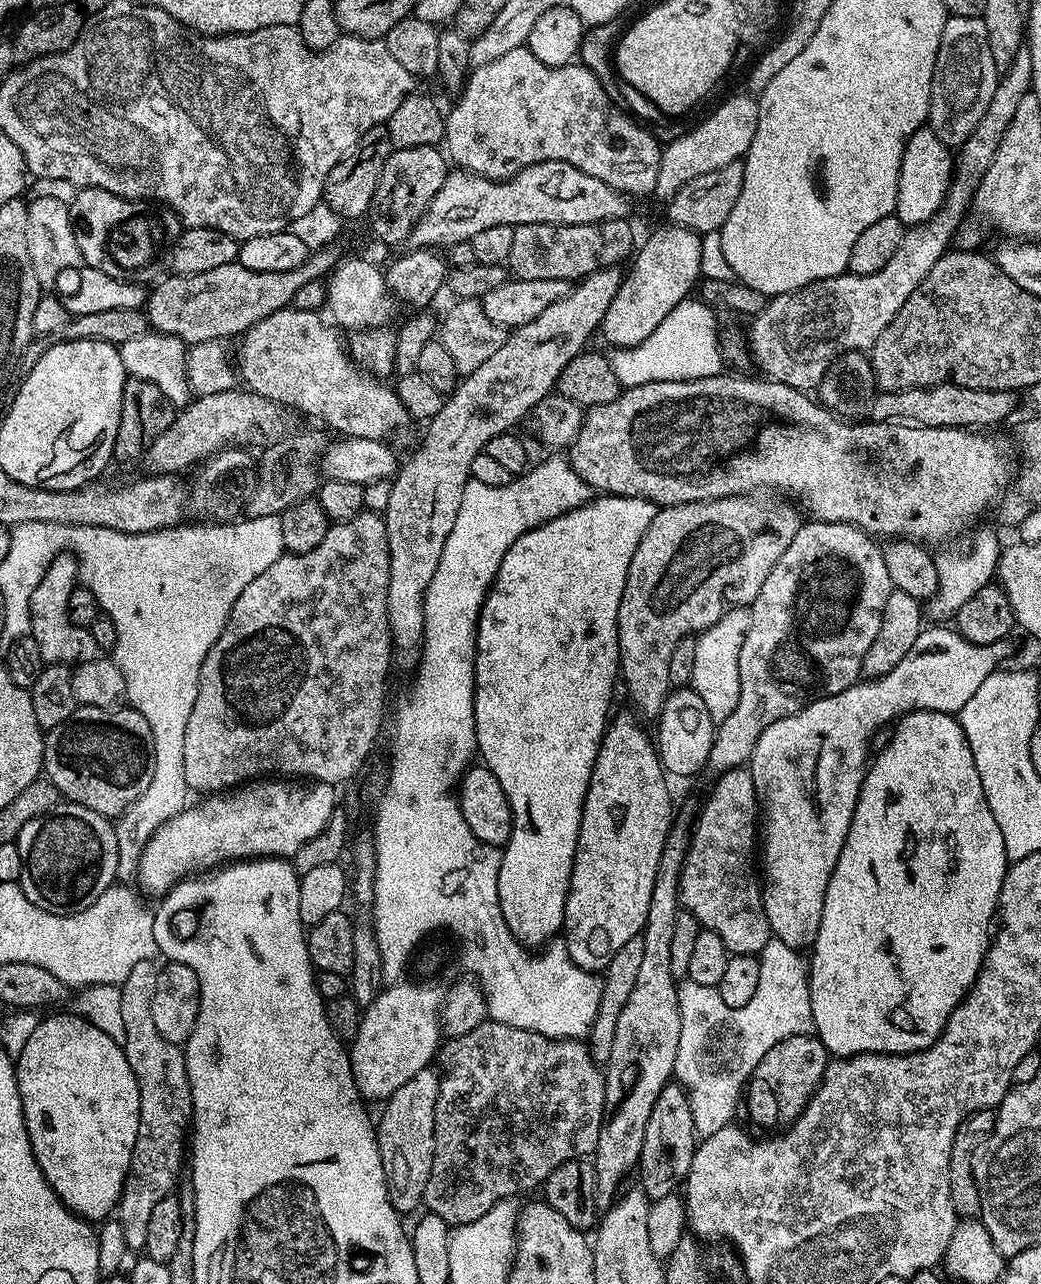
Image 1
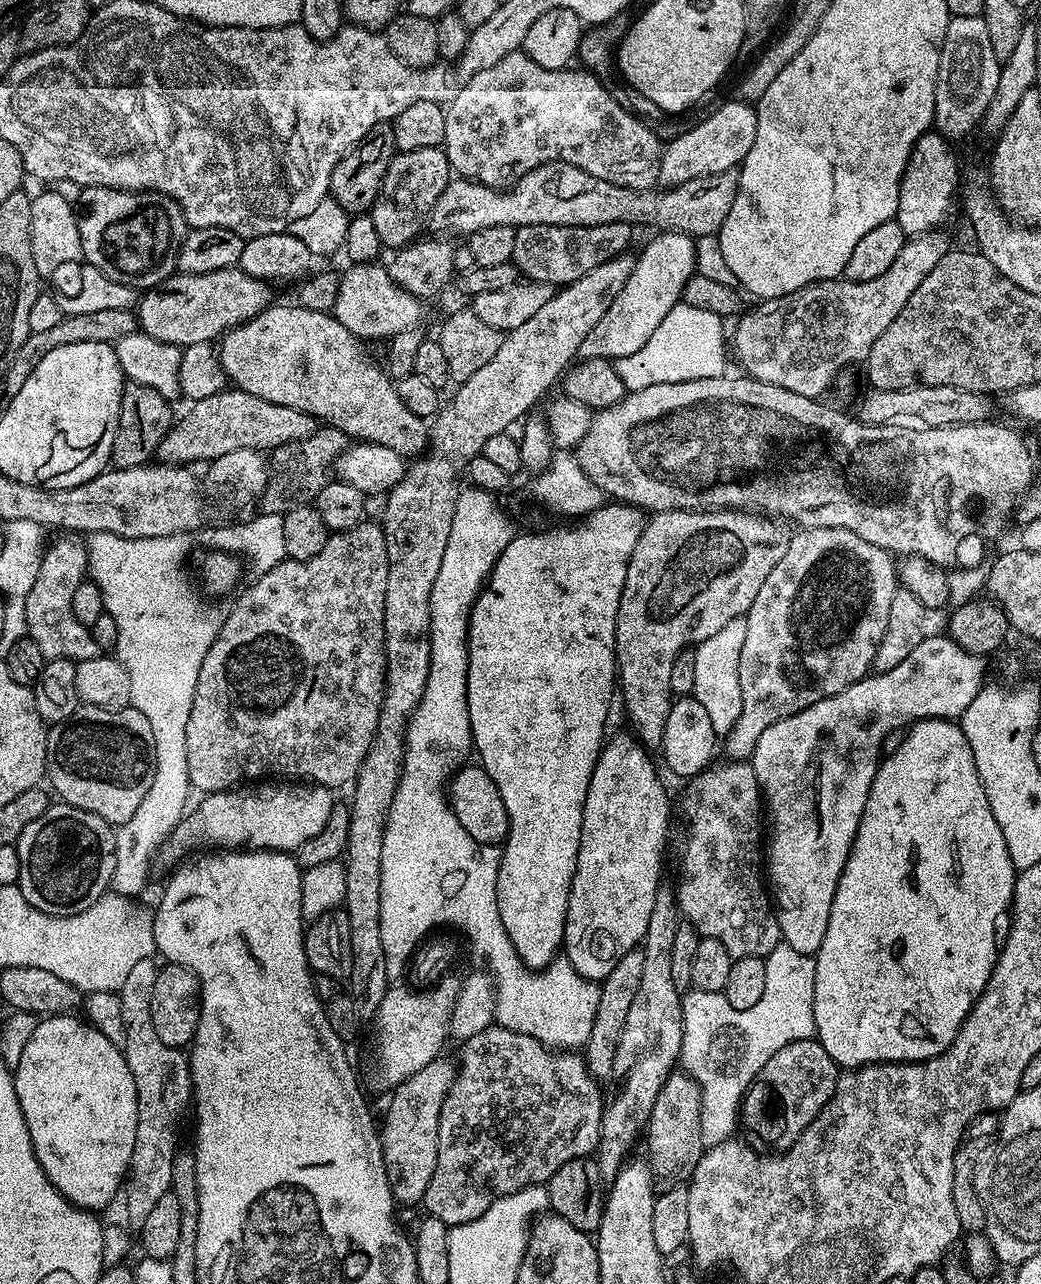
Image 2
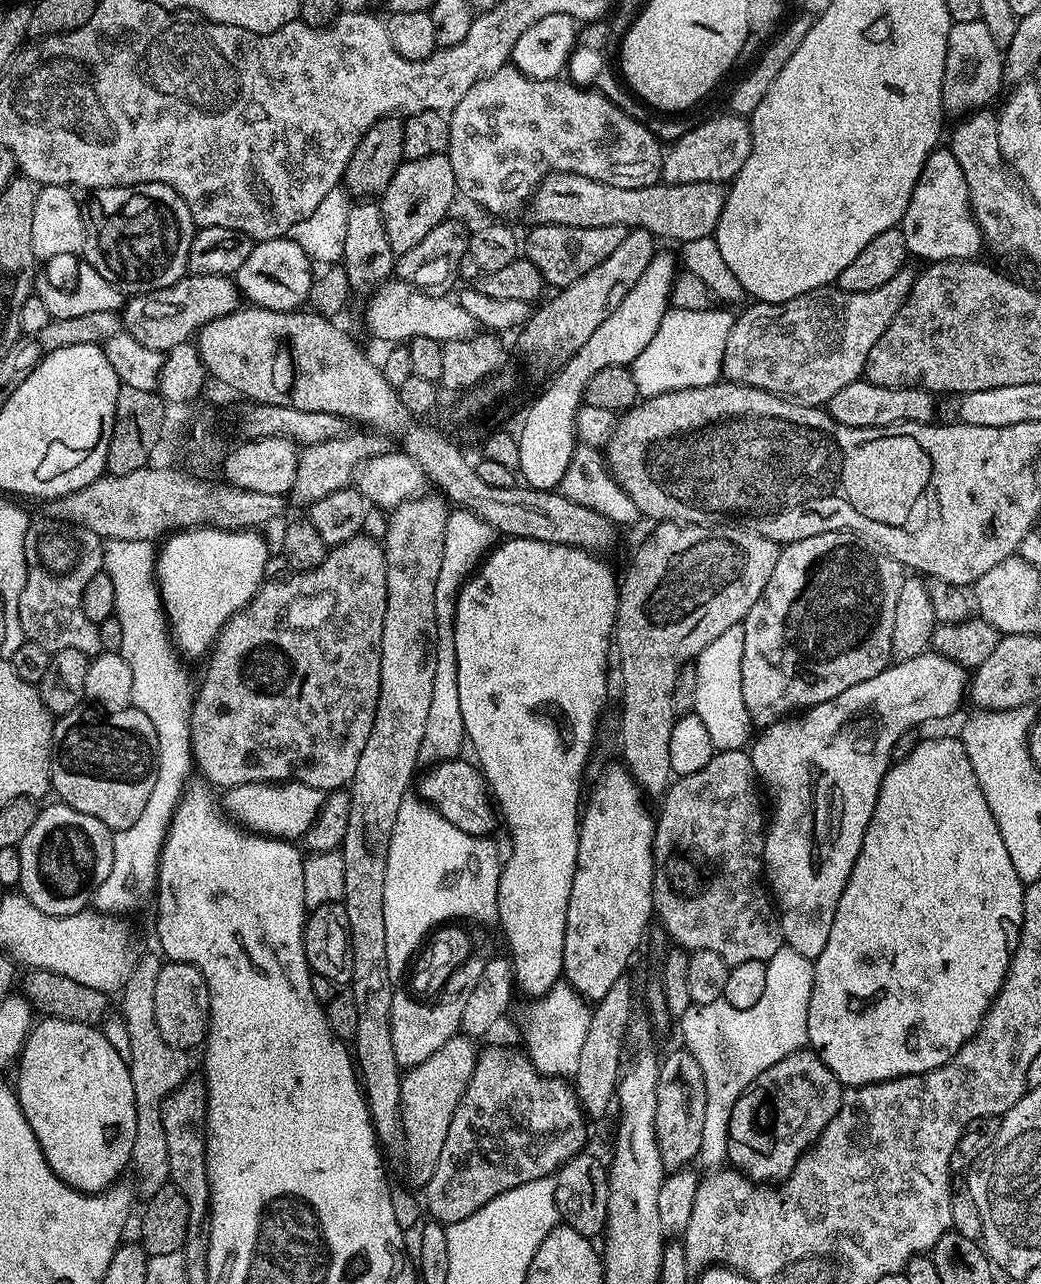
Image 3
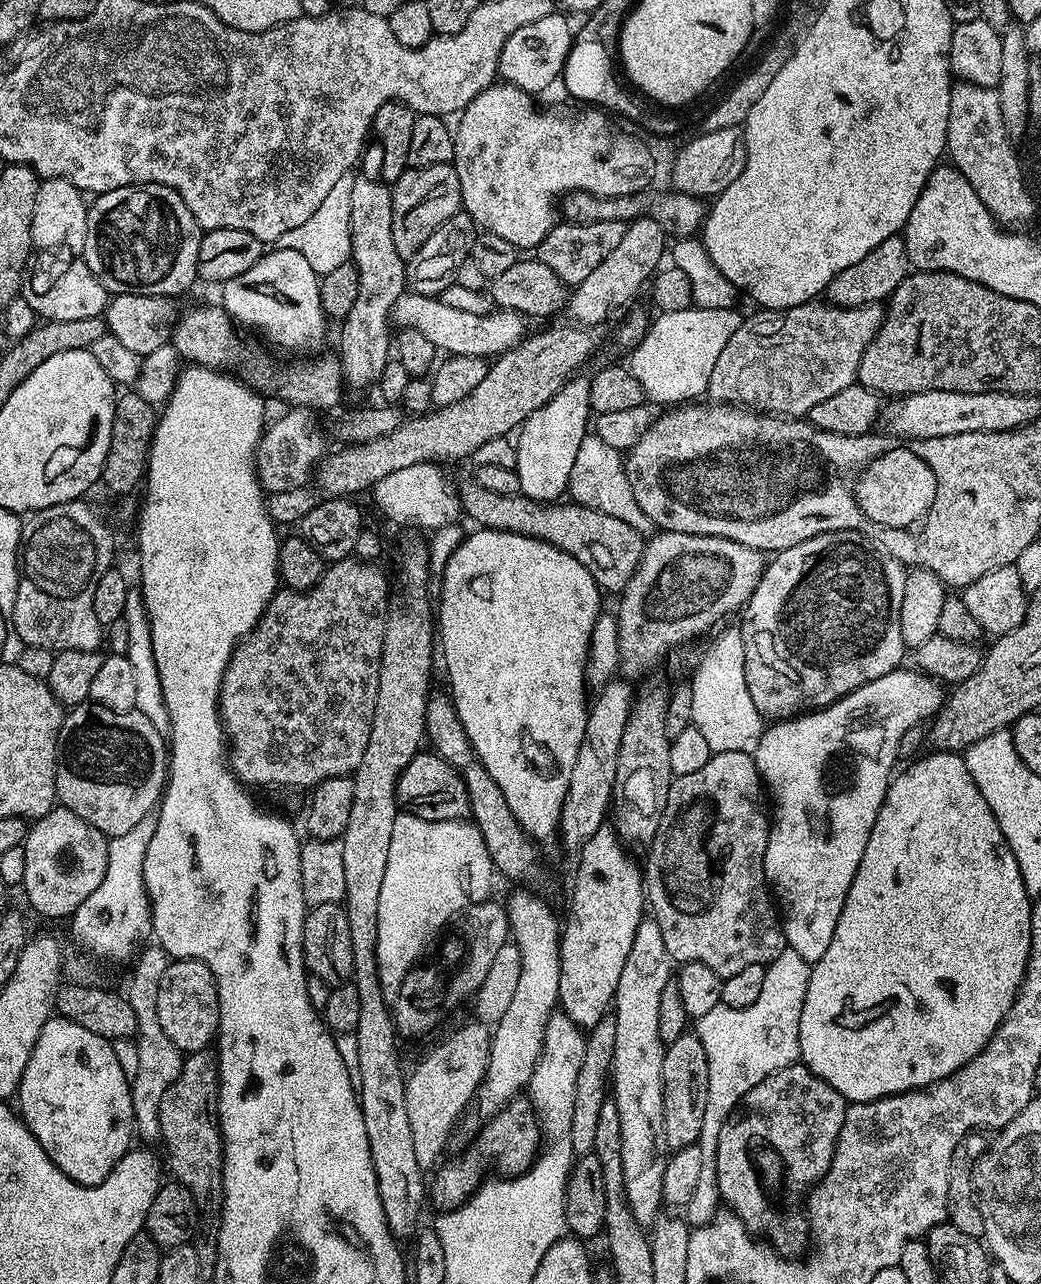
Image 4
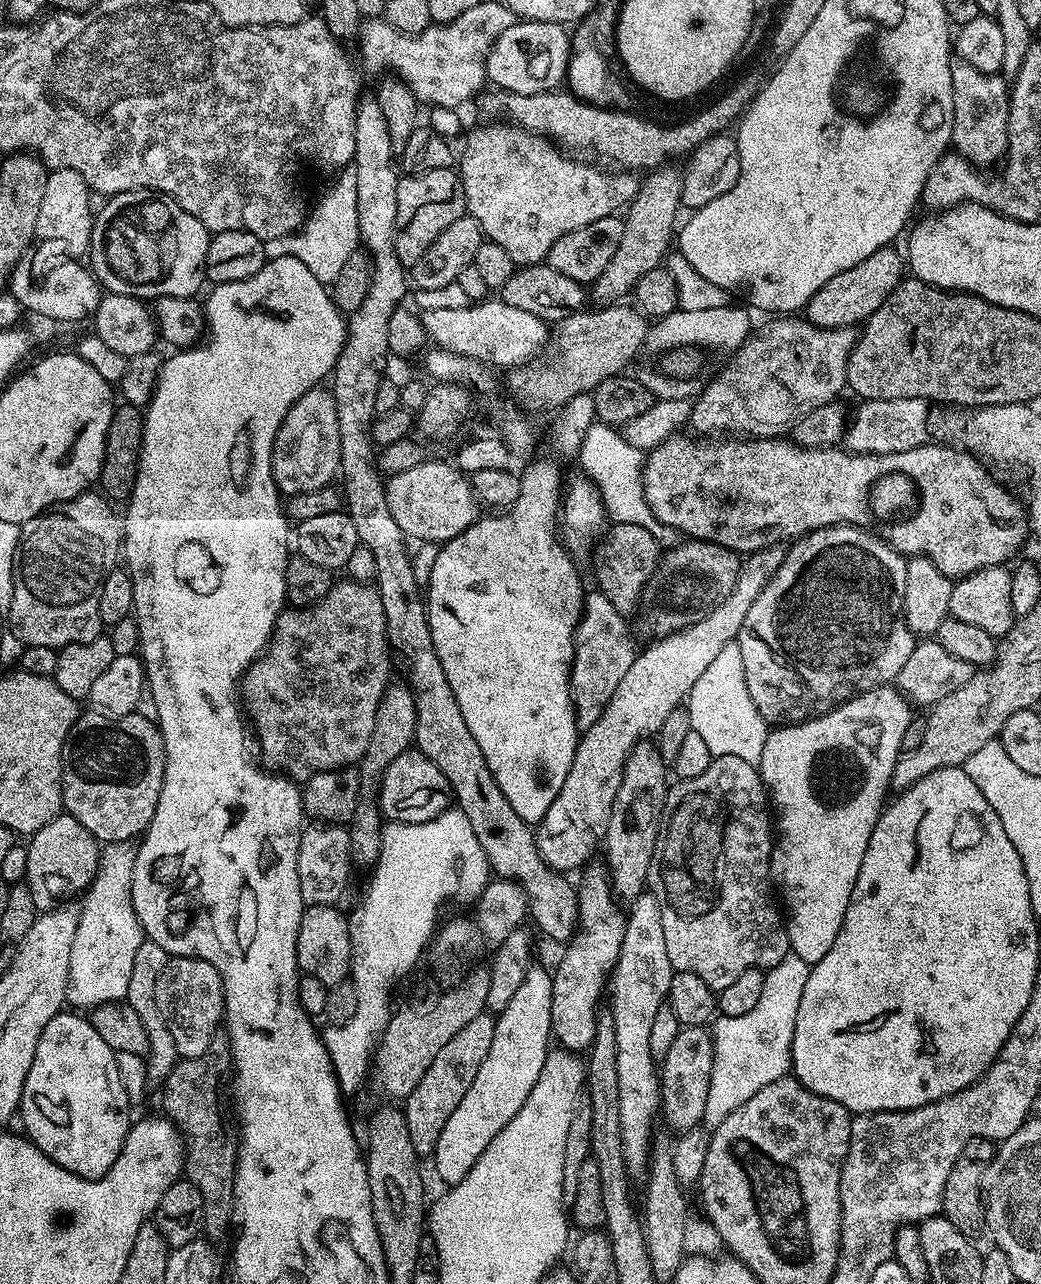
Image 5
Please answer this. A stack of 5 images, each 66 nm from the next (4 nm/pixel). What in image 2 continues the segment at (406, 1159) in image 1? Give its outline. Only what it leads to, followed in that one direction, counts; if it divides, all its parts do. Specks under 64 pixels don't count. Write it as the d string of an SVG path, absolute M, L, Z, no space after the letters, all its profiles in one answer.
M445 1058L431 1060L418 1074L410 1074L400 1084L397 1084L391 1093L392 1101L388 1104L388 1113L384 1116L384 1124L379 1129L380 1141L384 1147L384 1161L386 1174L392 1187L392 1199L397 1205L419 1205L426 1194L426 1186L430 1186L430 1178L434 1178L434 1166L438 1162L438 1122L442 1114L442 1102L456 1076L457 1065Z

